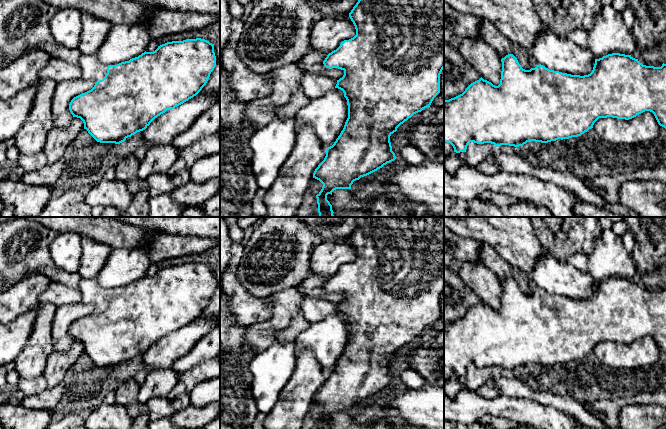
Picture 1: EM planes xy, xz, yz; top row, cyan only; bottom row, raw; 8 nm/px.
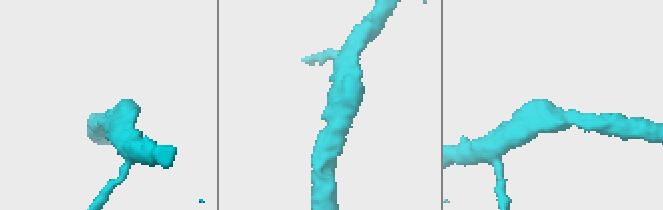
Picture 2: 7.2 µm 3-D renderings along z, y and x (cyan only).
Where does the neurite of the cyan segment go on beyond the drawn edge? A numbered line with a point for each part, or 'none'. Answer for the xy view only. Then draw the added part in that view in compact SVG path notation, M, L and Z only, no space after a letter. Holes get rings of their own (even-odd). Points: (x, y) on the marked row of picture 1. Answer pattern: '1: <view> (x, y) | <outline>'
1: xy (92, 68) | M81 54L78 66L81 68L84 80L102 80L107 73L107 64L102 63L95 54Z

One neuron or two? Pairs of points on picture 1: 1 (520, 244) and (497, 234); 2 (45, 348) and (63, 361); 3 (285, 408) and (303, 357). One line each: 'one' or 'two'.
1: one
2: two
3: one

